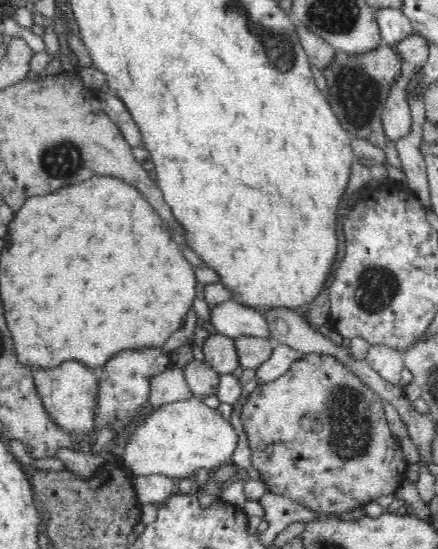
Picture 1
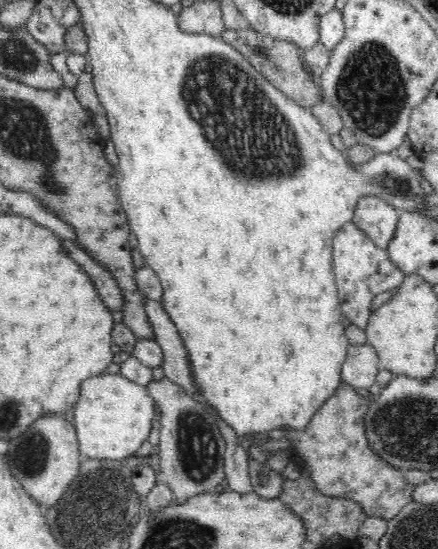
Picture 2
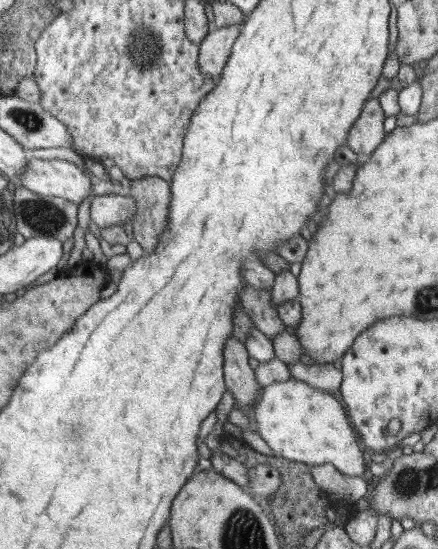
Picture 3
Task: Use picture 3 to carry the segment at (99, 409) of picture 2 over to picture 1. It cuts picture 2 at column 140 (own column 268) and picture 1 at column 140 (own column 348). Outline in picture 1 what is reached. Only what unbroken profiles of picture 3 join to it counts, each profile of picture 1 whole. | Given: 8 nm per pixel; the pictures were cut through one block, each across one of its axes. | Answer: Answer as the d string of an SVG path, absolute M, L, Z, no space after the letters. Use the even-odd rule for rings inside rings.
M192 396L188 400L158 406L130 432L123 448L122 462L135 475L164 475L175 480L194 479L197 470L218 468L232 459L238 446L238 434L232 424L218 409L202 403L201 398Z

